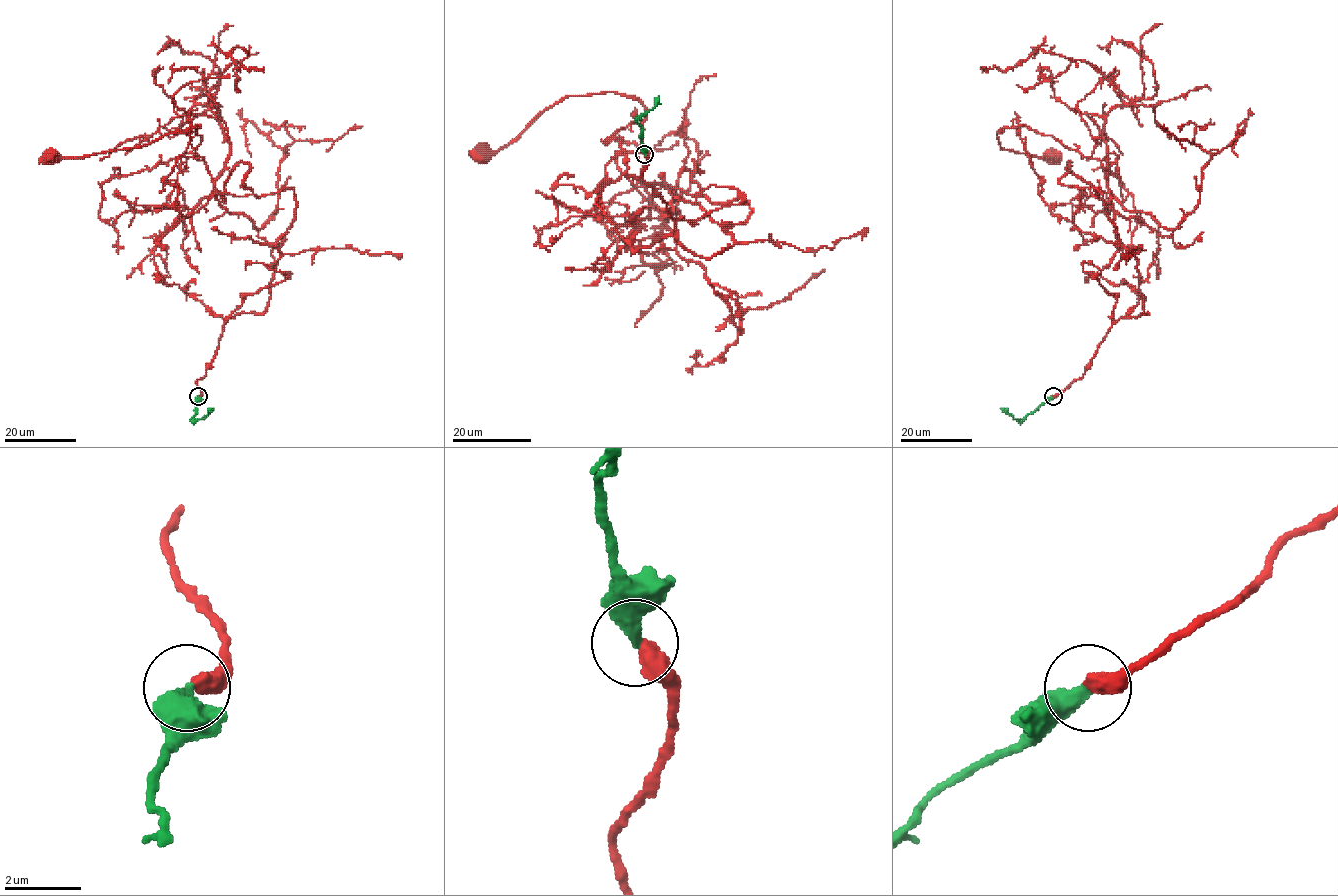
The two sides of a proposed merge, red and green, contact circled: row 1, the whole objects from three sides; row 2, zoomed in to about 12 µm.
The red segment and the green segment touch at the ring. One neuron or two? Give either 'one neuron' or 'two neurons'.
one neuron

